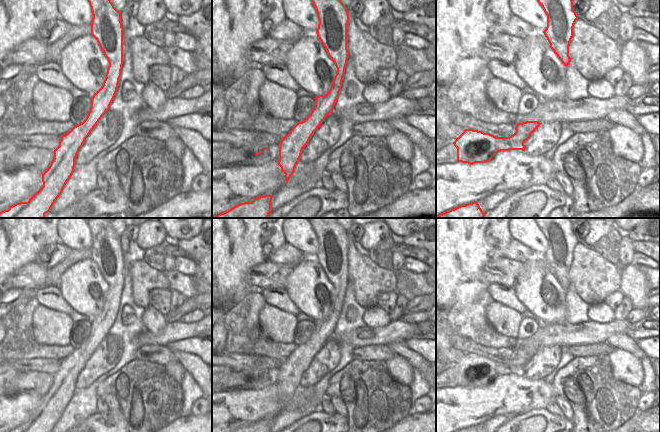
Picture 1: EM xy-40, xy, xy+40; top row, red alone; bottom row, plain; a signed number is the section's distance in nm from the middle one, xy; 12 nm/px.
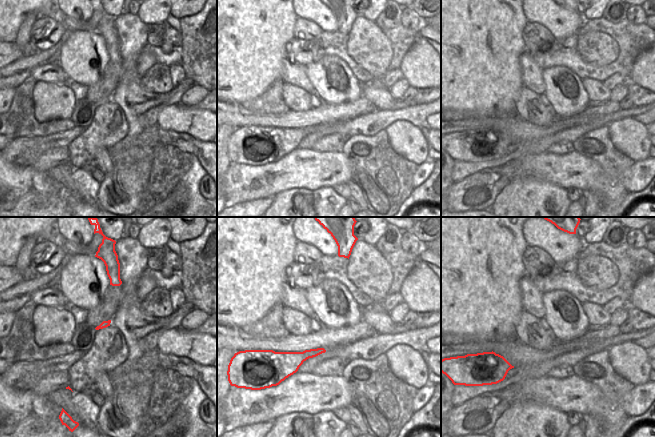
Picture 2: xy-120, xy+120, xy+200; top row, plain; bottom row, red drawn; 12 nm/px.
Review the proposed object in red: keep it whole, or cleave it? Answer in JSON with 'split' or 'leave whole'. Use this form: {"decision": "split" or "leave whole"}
{"decision": "split"}

